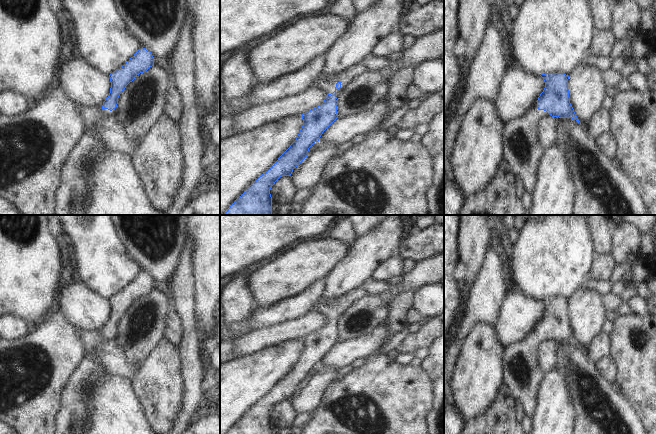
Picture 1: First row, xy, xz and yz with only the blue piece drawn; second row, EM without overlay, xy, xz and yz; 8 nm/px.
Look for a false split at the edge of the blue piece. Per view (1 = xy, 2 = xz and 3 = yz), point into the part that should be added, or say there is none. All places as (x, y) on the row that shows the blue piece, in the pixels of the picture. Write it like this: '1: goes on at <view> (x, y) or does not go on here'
1: goes on at xy (105, 112)
2: goes on at xz (323, 84)
3: goes on at yz (522, 150)

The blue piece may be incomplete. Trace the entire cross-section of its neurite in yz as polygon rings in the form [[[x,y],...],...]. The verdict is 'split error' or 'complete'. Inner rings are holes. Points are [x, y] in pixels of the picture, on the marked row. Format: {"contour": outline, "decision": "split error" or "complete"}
{"contour": [[[546,73],[540,75],[545,88],[537,100],[537,110],[521,119],[512,120],[503,131],[503,149],[505,159],[512,172],[522,179],[525,191],[533,193],[537,180],[537,167],[544,153],[537,137],[537,120],[543,115],[572,118],[578,123],[570,103],[568,79],[564,73]]], "decision": "split error"}

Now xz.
{"contour": [[[320,79],[317,88],[326,91],[327,95],[321,105],[302,114],[303,126],[296,140],[223,215],[272,215],[272,186],[280,177],[292,174],[293,169],[308,156],[309,148],[319,141],[323,132],[338,118],[336,91],[341,88],[341,82]]], "decision": "split error"}

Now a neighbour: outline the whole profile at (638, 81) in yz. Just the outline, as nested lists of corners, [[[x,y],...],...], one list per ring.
[[[636,71],[629,75],[627,79],[630,82],[631,86],[637,91],[644,92],[649,90],[646,76],[639,71]]]

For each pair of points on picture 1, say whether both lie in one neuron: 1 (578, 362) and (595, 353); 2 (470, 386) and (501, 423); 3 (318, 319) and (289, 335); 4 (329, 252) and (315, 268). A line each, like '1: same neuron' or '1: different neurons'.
1: different neurons
2: different neurons
3: same neuron
4: same neuron

